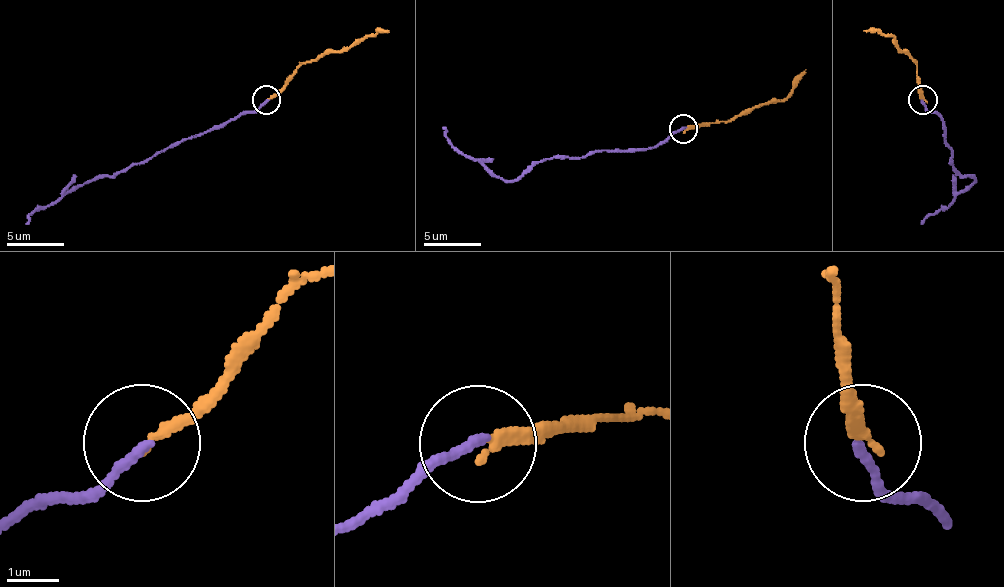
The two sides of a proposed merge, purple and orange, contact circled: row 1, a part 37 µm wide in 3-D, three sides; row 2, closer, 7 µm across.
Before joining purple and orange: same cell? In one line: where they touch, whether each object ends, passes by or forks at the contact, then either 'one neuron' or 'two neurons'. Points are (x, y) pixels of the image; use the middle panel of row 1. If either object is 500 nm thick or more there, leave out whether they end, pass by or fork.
place (683, 128); purple ends; orange ends; two neurons

